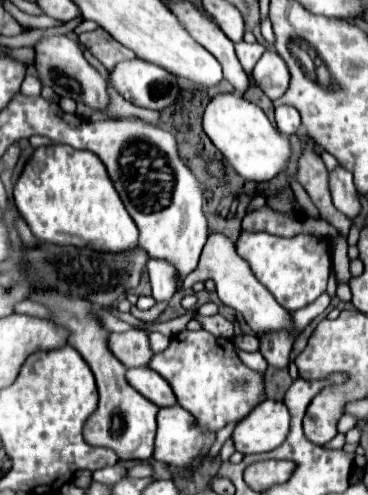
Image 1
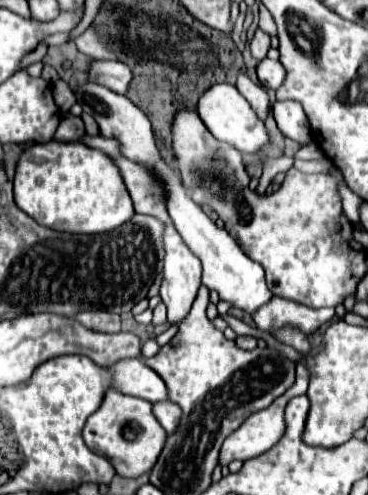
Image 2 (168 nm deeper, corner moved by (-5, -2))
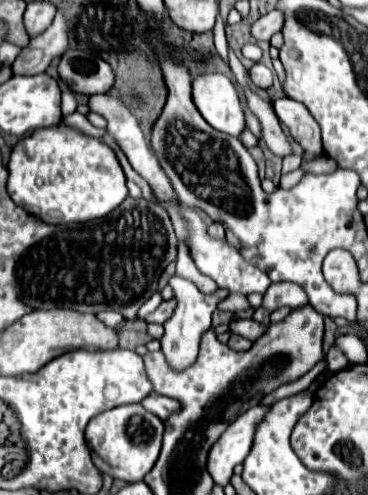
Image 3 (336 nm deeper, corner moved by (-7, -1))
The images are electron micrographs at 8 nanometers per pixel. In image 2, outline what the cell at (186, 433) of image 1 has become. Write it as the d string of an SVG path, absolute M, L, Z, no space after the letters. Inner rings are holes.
M169 400L167 402L157 402L157 404L153 404L153 414L159 420L159 424L165 428L167 436L177 432L177 426L181 422L181 408L177 404L173 404Z

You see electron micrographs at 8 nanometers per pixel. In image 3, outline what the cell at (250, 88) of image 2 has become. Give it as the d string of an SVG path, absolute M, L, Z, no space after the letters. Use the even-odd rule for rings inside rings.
M247 91L247 101L249 101L251 111L253 111L253 113L259 117L259 121L261 121L263 141L267 143L269 151L271 151L273 155L281 157L281 159L287 157L287 155L291 155L291 153L293 153L291 143L289 143L287 135L283 133L283 129L281 129L281 125L279 125L279 119L277 119L273 107L271 107L267 101L263 101L261 97L257 97L253 91Z

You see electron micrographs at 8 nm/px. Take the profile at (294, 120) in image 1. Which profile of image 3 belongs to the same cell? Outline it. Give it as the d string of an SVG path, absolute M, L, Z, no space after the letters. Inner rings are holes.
M281 97L273 101L273 109L281 123L285 123L291 131L291 137L309 153L323 153L321 147L321 129L307 111L307 107L295 99Z

